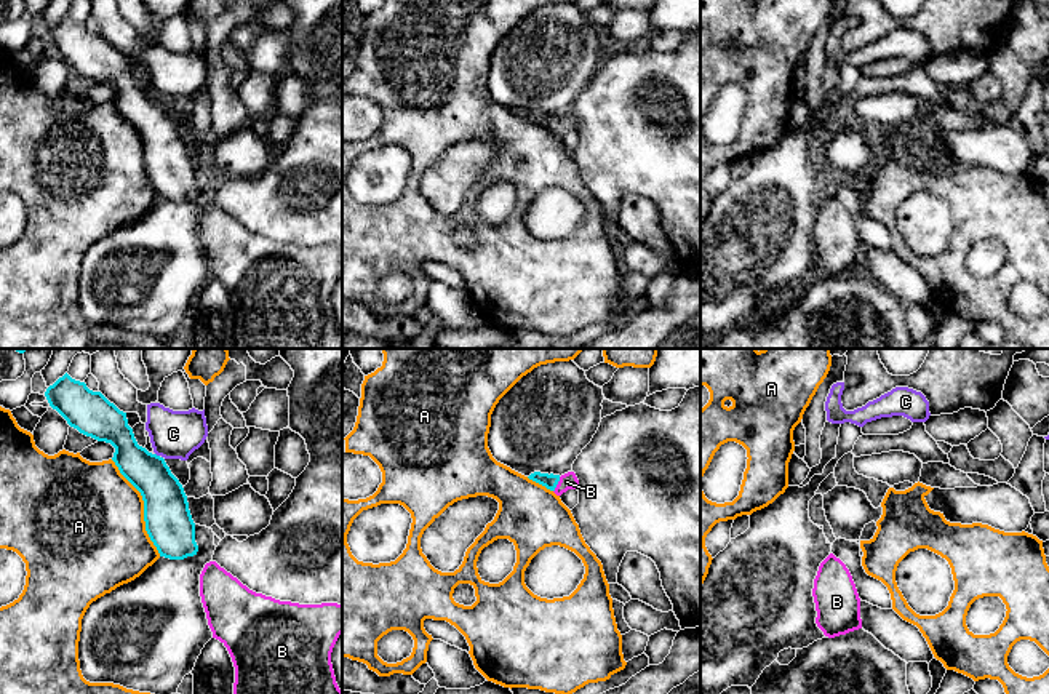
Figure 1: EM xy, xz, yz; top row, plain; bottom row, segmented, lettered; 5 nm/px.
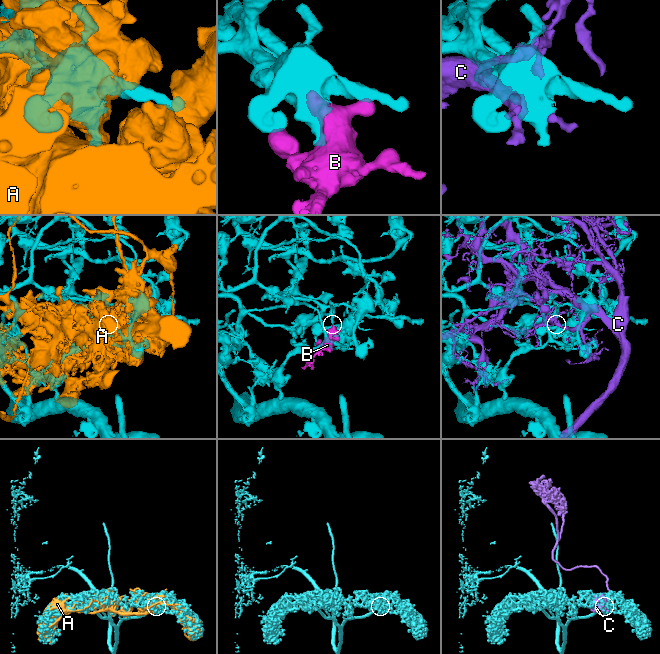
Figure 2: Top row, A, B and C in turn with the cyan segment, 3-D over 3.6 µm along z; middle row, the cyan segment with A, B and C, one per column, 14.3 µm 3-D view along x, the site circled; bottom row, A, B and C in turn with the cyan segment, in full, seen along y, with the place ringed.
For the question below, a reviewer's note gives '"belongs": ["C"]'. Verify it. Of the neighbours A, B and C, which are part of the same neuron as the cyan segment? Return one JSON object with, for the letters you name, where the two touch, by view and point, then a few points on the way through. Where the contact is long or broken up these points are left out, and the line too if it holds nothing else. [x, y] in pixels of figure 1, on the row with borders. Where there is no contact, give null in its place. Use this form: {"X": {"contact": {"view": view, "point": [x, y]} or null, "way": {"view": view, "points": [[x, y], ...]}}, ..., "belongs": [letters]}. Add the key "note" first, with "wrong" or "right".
{"note": "wrong", "B": {"contact": {"view": "xz", "point": [557, 483]}, "way": {"view": "xz", "points": [[550, 482], [557, 483], [566, 482]]}}, "belongs": ["B"]}

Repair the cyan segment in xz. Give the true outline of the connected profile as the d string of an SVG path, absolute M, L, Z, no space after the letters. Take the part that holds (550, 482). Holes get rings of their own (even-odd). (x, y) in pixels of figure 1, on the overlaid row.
M534 472L528 478L553 491L556 496L561 496L568 489L579 488L579 480L574 472L568 472L561 477L553 473L548 475L548 473Z

